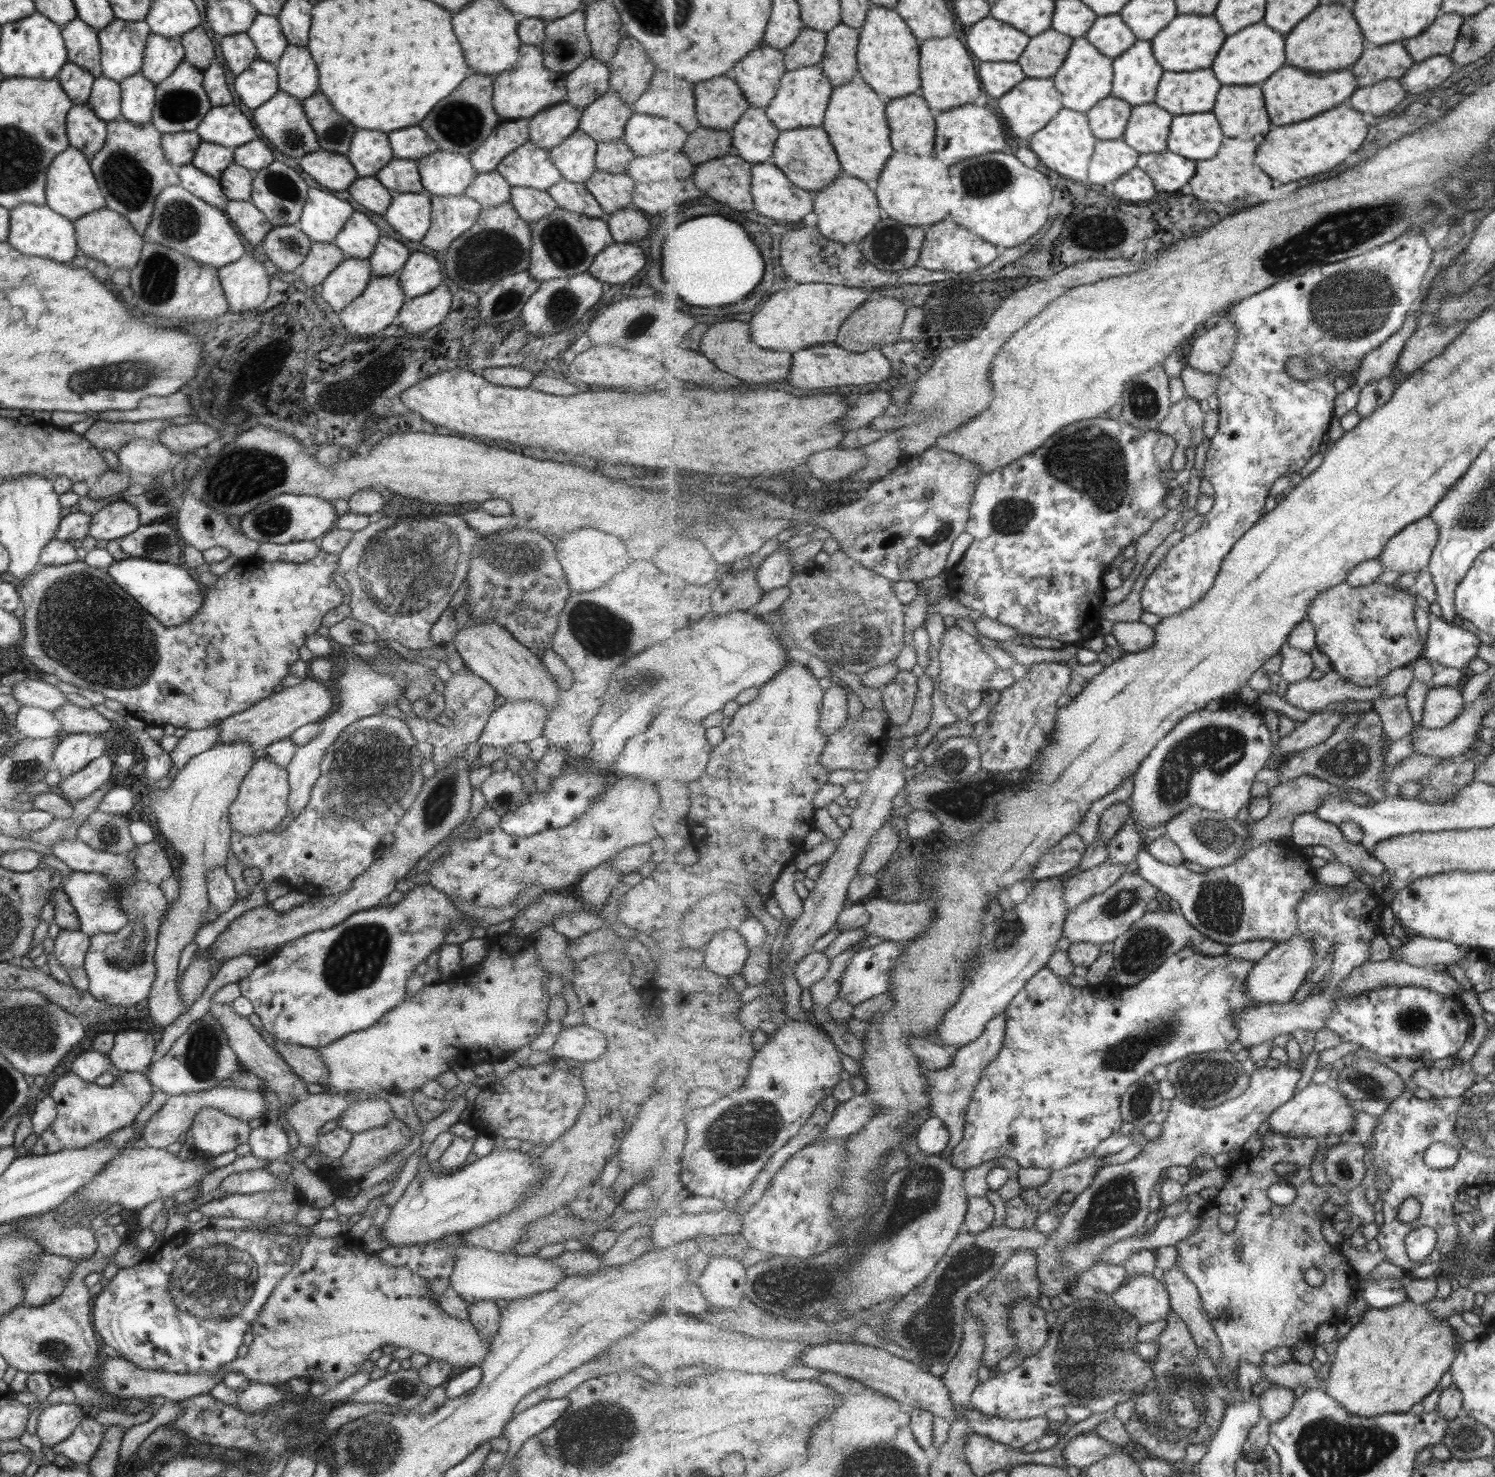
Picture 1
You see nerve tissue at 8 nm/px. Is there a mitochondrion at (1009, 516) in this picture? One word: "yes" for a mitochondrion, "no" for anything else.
yes

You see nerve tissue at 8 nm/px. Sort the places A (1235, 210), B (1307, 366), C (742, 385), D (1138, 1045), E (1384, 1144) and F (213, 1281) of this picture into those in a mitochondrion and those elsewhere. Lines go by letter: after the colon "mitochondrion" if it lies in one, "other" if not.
A: other
B: mitochondrion
C: other
D: mitochondrion
E: other
F: mitochondrion

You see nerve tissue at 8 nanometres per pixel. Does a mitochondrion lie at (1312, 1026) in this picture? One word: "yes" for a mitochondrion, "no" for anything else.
no

